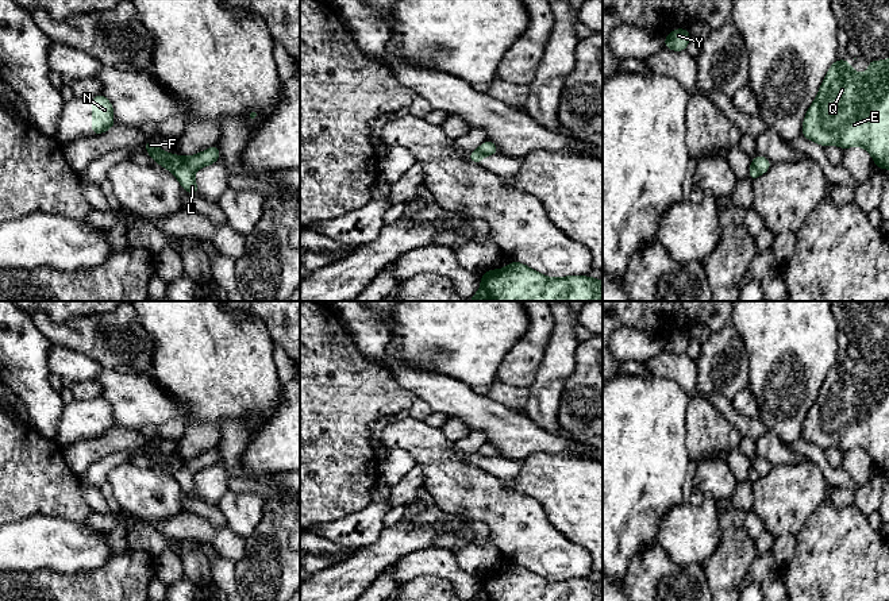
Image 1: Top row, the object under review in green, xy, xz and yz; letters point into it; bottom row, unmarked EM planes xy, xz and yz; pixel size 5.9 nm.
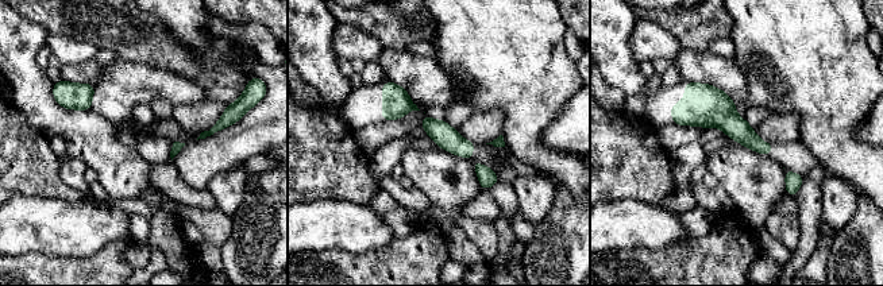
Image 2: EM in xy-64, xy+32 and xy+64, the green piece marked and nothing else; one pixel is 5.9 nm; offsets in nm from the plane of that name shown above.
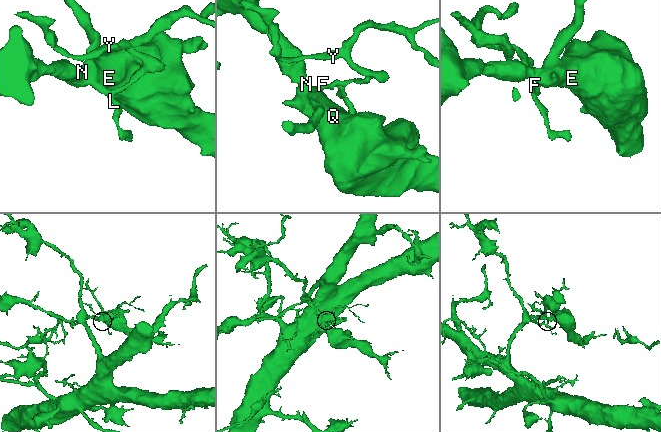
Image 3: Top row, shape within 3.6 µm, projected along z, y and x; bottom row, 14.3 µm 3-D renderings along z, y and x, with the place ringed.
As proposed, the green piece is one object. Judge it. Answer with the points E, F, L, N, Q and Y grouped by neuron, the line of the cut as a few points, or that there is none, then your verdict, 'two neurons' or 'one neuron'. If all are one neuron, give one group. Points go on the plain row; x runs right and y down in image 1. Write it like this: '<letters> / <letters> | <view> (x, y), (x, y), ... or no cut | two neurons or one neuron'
E F N Q / L Y | xy (184, 461), (173, 474) | two neurons

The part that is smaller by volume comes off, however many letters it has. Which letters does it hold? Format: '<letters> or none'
L, Y

